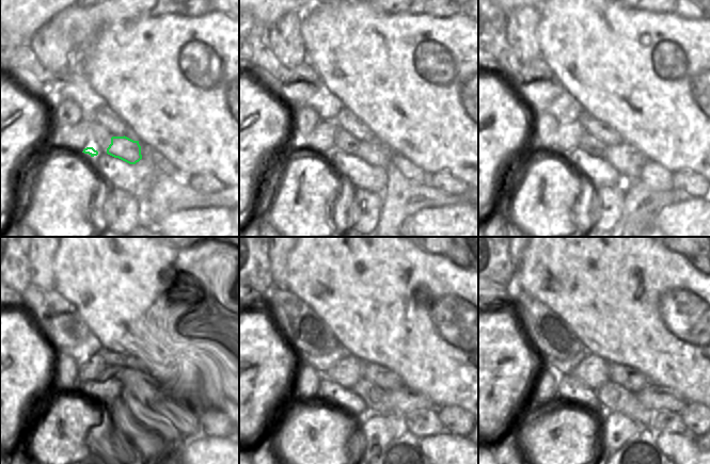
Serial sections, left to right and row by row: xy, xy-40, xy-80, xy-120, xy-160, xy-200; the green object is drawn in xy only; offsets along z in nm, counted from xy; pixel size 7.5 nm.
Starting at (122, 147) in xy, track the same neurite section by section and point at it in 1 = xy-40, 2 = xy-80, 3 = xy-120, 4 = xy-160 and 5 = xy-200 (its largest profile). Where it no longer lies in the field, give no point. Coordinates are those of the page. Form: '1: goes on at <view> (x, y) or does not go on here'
1: goes on at xy-40 (374, 153)
2: goes on at xy-80 (626, 159)
3: goes on at xy-120 (153, 402)
4: goes on at xy-160 (404, 400)
5: goes on at xy-200 (653, 397)

